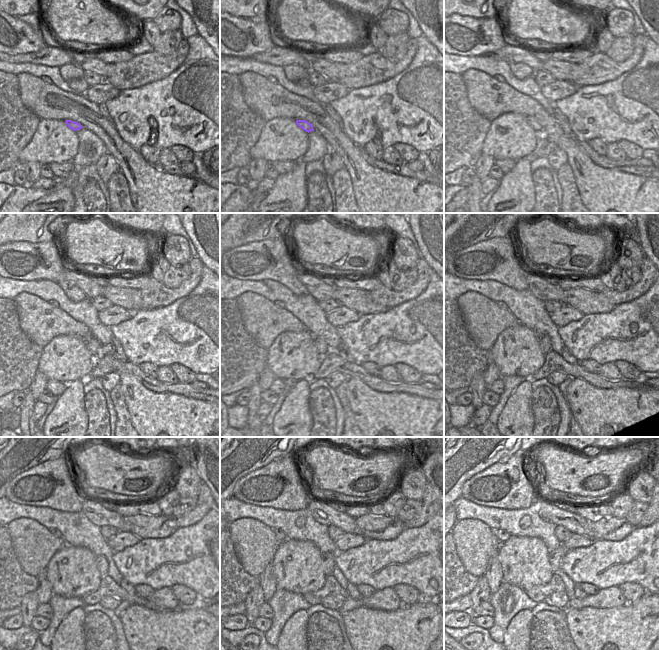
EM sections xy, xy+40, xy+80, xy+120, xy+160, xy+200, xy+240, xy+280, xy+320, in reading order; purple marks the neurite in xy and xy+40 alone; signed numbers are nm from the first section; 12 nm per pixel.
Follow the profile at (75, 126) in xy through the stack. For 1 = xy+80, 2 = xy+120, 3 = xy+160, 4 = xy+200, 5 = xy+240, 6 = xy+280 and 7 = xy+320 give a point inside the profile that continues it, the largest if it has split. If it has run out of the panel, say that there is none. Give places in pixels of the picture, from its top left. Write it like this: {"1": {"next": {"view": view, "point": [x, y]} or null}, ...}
{"1": {"next": {"view": "xy+80", "point": [532, 122]}}, "2": {"next": {"view": "xy+120", "point": [96, 348]}}, "3": {"next": {"view": "xy+160", "point": [320, 344]}}, "4": {"next": {"view": "xy+200", "point": [545, 344]}}, "5": {"next": {"view": "xy+240", "point": [102, 565]}}, "6": {"next": {"view": "xy+280", "point": [328, 559]}}, "7": {"next": {"view": "xy+320", "point": [554, 557]}}}

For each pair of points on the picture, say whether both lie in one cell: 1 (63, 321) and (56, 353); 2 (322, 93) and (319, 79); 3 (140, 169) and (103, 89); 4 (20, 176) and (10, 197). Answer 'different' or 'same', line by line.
1: different
2: different
3: different
4: different

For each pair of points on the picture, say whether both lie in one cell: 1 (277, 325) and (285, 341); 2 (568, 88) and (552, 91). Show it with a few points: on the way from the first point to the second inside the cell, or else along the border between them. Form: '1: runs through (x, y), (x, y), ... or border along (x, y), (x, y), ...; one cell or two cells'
1: border along (304, 329), (301, 331), (283, 331), (266, 349); two cells
2: runs through (564, 89), (556, 91); one cell

